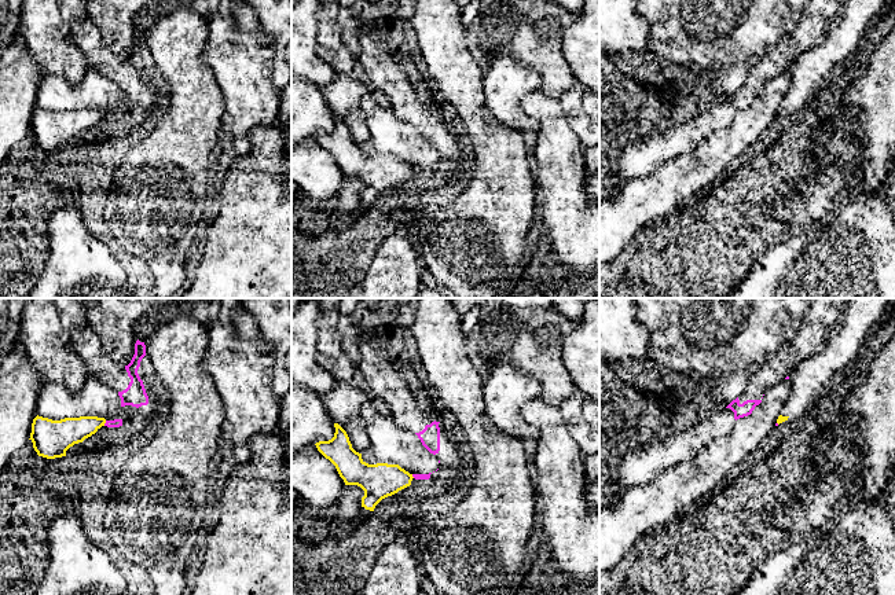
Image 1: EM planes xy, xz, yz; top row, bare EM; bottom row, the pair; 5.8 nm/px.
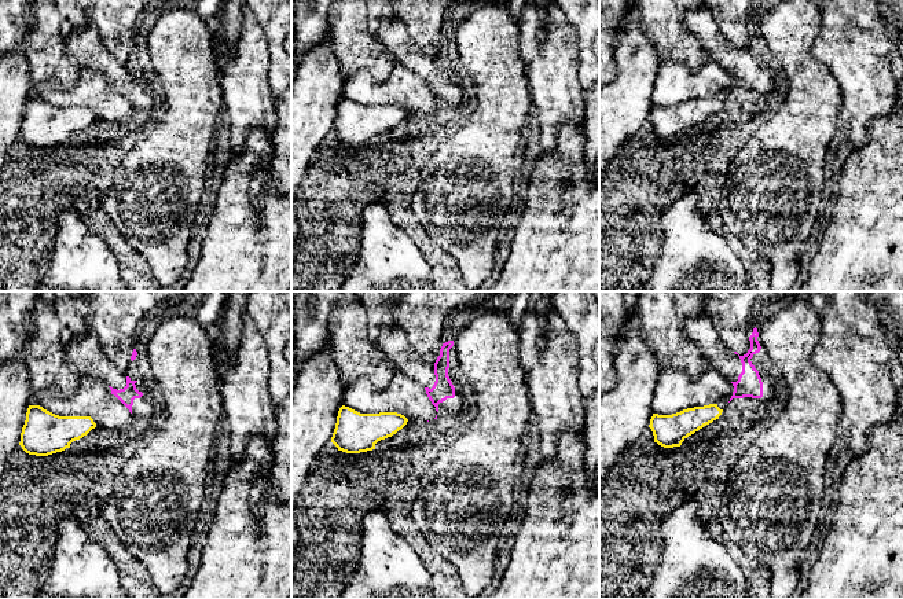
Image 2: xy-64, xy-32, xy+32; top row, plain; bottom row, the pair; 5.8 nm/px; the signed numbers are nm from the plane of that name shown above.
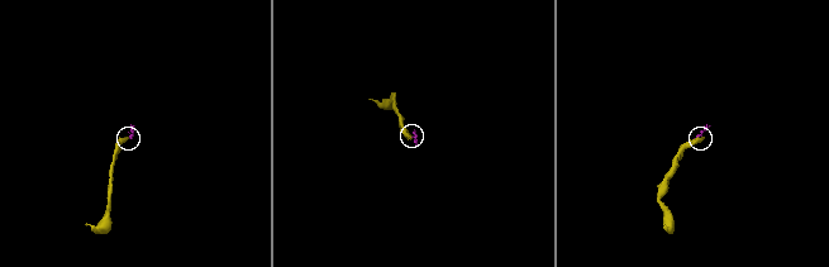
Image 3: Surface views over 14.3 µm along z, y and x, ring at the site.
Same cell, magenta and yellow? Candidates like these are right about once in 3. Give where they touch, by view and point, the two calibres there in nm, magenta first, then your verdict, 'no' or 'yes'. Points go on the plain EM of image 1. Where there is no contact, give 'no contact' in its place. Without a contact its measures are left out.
contact xy (105, 116); calibres 50 and 170 nm; no

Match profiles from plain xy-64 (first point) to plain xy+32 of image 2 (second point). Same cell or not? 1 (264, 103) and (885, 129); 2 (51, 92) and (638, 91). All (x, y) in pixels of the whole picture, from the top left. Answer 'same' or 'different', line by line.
1: different
2: different

